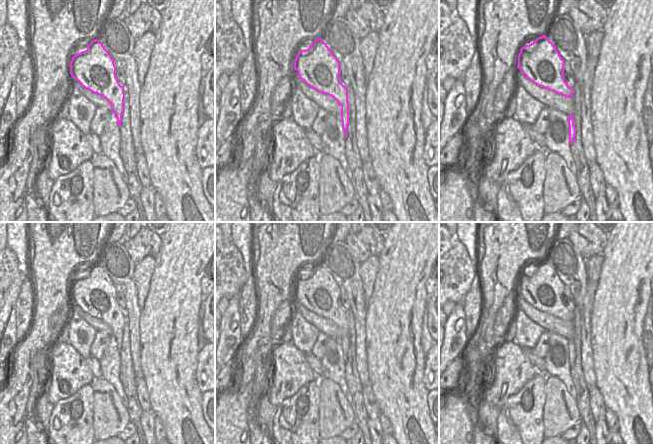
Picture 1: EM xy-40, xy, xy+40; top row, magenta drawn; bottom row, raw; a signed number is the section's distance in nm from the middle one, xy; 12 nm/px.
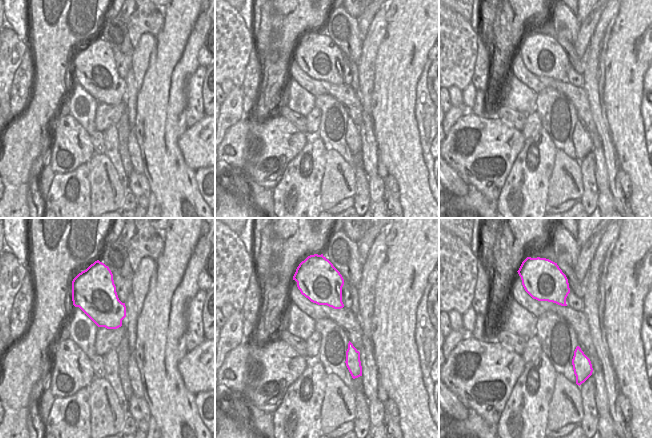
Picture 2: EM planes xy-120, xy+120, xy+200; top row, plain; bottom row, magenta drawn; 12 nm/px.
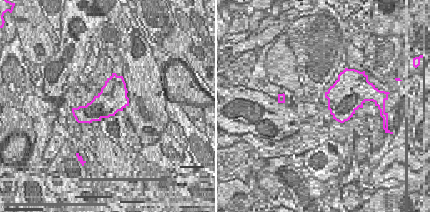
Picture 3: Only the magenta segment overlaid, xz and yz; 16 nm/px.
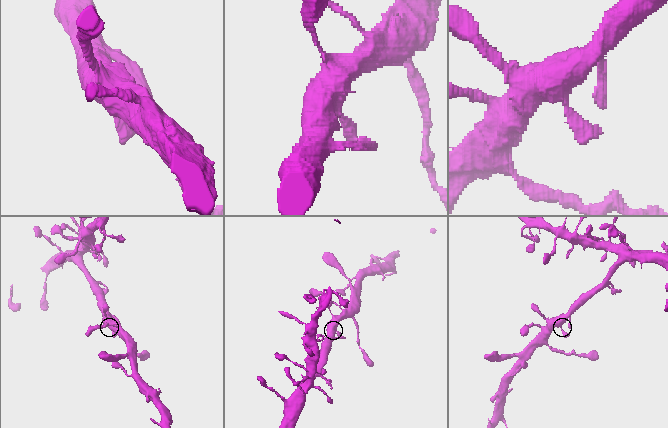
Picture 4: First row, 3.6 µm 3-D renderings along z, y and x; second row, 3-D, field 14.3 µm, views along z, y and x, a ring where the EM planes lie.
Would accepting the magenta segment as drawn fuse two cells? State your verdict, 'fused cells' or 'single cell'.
single cell

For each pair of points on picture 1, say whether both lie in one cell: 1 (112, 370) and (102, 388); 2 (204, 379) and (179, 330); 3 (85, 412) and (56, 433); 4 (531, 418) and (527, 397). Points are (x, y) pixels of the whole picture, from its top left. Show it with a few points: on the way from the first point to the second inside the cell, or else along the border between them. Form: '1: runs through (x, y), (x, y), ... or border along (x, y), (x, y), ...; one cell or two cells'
1: border along (102, 377), (113, 386), (120, 399); two cells
2: border along (200, 348), (197, 354), (197, 387); two cells
3: runs through (79, 421), (77, 427), (65, 431); one cell
4: runs through (527, 413), (527, 402); one cell

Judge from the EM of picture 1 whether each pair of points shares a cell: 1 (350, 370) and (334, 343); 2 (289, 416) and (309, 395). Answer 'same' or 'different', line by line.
1: different
2: same

